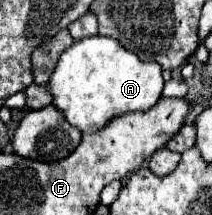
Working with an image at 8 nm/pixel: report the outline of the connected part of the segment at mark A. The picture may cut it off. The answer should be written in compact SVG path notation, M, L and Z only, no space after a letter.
M86 37L74 41L56 65L54 75L48 81L54 105L66 115L68 123L82 133L96 133L108 121L128 111L146 111L162 97L162 69L152 61L140 61L132 51L126 51L112 37Z

